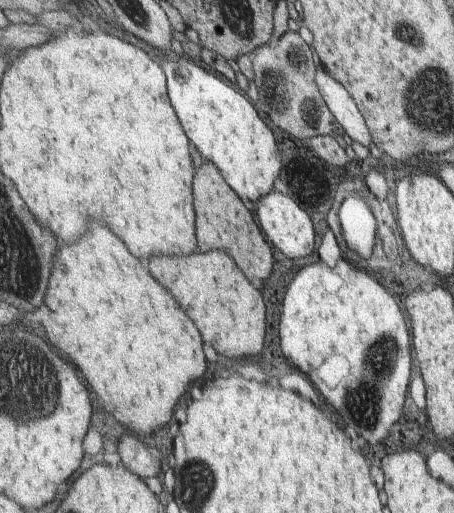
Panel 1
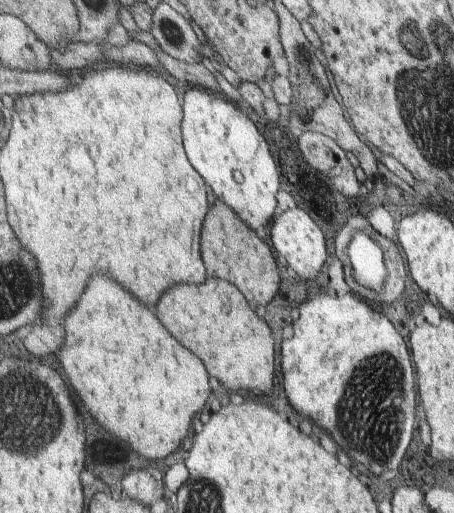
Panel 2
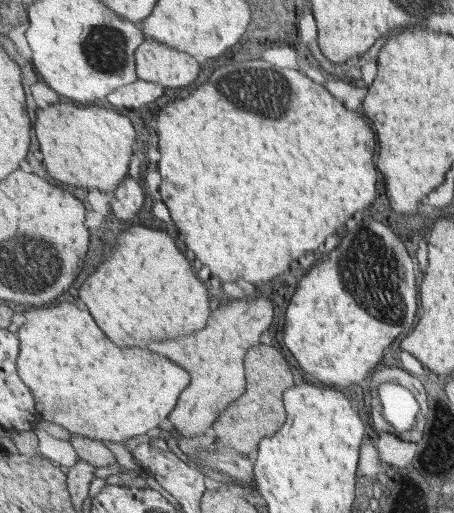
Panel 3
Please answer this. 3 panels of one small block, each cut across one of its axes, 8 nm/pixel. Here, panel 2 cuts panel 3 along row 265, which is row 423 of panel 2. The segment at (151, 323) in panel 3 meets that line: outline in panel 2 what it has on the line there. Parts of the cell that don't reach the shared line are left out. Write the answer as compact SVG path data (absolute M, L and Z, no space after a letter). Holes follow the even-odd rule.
M105 274L93 276L93 284L89 284L85 296L81 296L77 308L69 312L63 325L67 340L59 350L60 364L91 414L105 426L105 430L115 432L143 458L161 460L173 454L187 436L193 416L207 406L211 396L209 372L201 358L183 346L137 296Z

